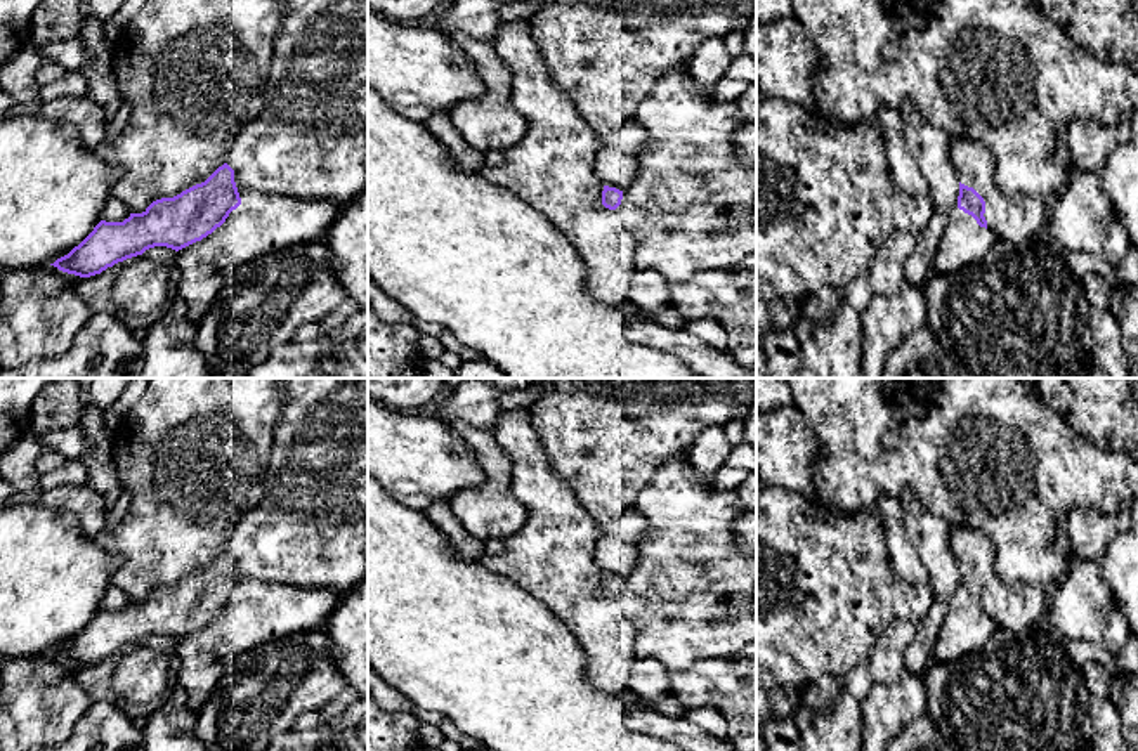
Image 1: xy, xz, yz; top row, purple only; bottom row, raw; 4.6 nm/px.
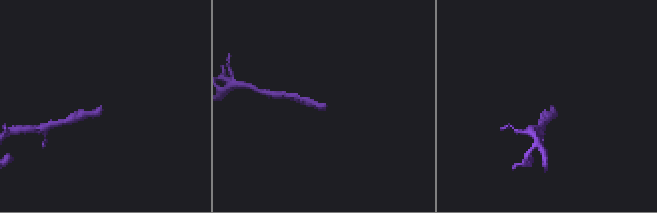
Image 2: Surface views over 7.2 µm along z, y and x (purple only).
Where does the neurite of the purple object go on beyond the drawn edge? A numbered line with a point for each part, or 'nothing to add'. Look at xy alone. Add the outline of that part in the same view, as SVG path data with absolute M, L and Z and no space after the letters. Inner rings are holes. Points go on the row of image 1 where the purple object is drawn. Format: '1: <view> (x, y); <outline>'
1: xy (309, 141); M368 0L284 2L286 17L274 42L267 102L253 123L238 134L226 163L245 193L345 205L368 184Z

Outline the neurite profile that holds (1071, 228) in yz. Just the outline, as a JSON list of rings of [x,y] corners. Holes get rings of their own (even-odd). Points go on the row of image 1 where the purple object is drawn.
[[[1076,175],[1063,191],[1058,203],[1048,212],[1039,231],[1051,250],[1060,253],[1089,253],[1100,258],[1114,258],[1109,236],[1096,224],[1089,201],[1100,196],[1096,177]]]

